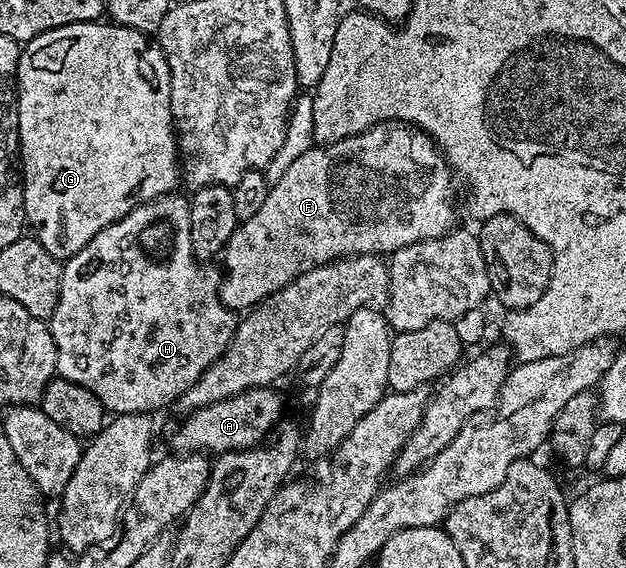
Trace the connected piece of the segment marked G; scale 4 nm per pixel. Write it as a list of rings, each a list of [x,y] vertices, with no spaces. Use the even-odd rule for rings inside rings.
[[[96,21],[93,23],[70,23],[69,25],[61,25],[57,29],[49,29],[45,33],[41,33],[37,37],[26,40],[22,44],[19,53],[19,73],[17,76],[17,94],[19,96],[19,157],[21,160],[21,178],[23,181],[23,213],[26,222],[33,230],[34,238],[41,241],[41,245],[45,245],[45,249],[49,249],[49,253],[53,258],[66,261],[72,259],[77,252],[85,249],[85,245],[89,245],[89,241],[93,241],[93,237],[101,229],[105,229],[110,223],[115,223],[121,217],[125,217],[133,208],[139,207],[142,203],[147,203],[151,199],[156,199],[162,195],[170,195],[176,190],[175,182],[178,184],[181,179],[181,167],[177,162],[177,136],[175,133],[175,125],[171,118],[171,74],[169,73],[169,65],[167,59],[163,55],[163,50],[158,42],[151,43],[146,34],[141,31],[135,31],[131,27],[120,27],[110,21]]]

